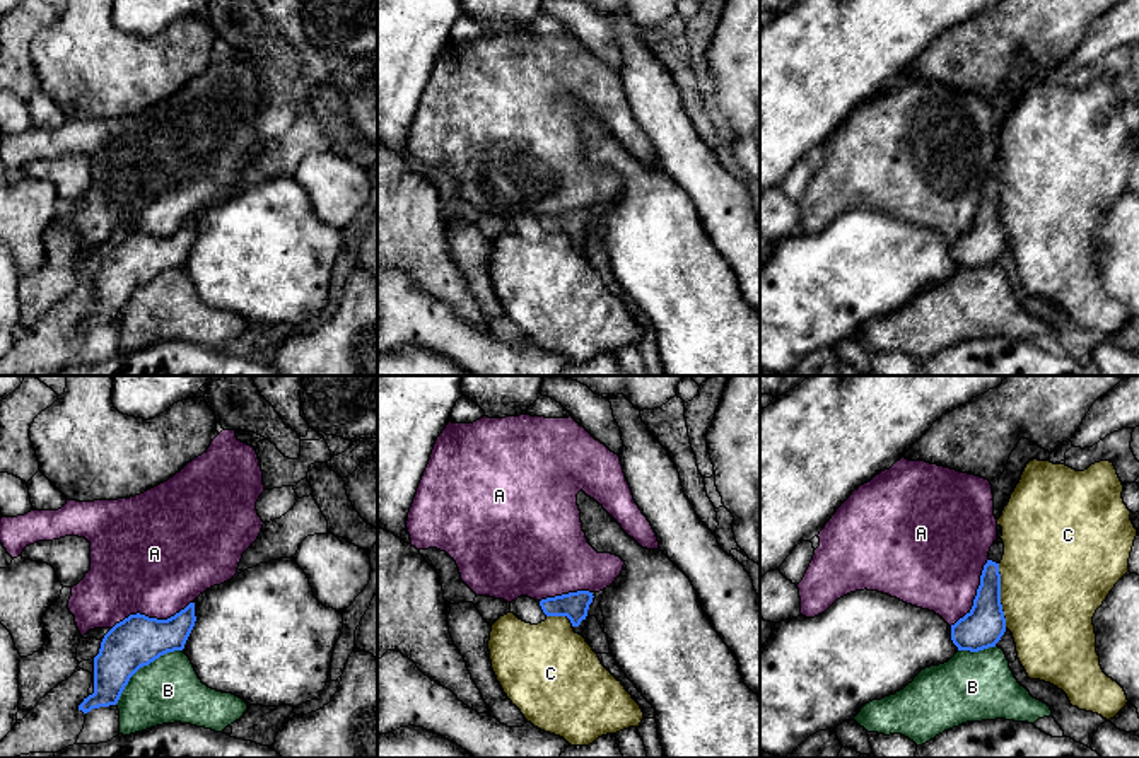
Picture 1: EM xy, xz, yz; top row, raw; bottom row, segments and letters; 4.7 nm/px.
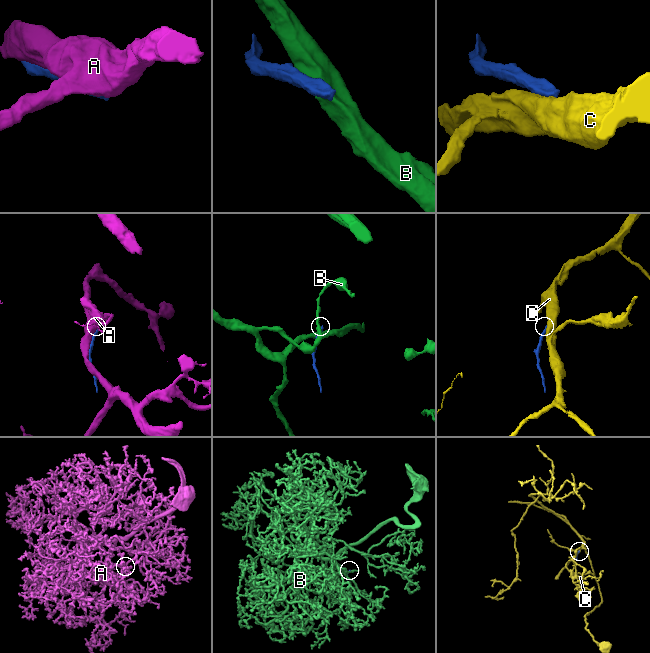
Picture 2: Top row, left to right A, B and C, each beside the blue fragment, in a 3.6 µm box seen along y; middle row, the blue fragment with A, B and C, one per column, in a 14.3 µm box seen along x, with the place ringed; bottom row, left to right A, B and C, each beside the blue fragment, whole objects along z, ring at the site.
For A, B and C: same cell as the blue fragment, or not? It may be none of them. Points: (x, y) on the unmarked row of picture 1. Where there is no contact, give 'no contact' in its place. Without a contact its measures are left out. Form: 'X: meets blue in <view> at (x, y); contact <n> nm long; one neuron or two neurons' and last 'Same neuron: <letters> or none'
A: meets blue in xy at (152, 236); contact 420 nm long; two neurons
B: meets blue in xy at (142, 284); contact 420 nm long; two neurons
C: meets blue in yz at (999, 214); contact 300 nm long; two neurons
Same neuron: none

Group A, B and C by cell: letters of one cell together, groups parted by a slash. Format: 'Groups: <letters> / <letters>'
Groups: A / B / C

